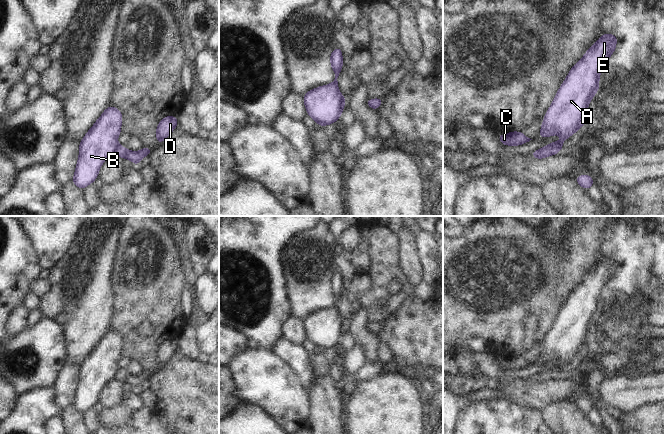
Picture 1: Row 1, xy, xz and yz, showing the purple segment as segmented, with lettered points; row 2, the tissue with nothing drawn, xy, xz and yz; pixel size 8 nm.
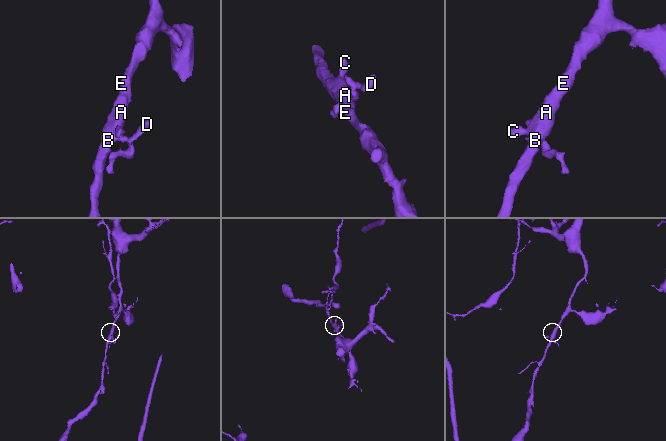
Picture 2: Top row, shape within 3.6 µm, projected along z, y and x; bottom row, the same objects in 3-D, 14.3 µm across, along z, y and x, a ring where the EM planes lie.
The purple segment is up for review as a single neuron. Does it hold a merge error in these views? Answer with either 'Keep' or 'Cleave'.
Cleave

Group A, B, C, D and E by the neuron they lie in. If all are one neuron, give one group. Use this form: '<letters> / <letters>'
A B C E / D

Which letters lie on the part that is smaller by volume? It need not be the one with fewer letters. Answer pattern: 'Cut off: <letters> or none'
Cut off: D

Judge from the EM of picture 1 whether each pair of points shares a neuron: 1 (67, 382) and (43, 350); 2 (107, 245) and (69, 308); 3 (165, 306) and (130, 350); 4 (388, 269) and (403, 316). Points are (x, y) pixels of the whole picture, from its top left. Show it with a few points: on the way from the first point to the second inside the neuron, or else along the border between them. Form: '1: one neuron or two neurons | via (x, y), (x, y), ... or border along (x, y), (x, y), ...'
1: two neurons | border along (67, 360), (58, 373), (52, 387)
2: one neuron | via (94, 261), (82, 274), (80, 292)
3: one neuron | via (150, 306), (130, 325), (130, 335)
4: two neurons | border along (399, 305), (382, 321)

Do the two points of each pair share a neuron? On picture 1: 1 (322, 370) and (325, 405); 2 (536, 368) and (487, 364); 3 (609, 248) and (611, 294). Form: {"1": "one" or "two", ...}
{"1": "one", "2": "one", "3": "one"}

